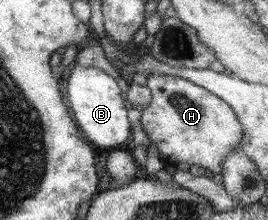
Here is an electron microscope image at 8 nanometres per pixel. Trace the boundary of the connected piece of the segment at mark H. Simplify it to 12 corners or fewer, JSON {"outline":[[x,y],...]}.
{"outline":[[153,73],[140,125],[161,162],[218,179],[243,135],[203,87]]}

